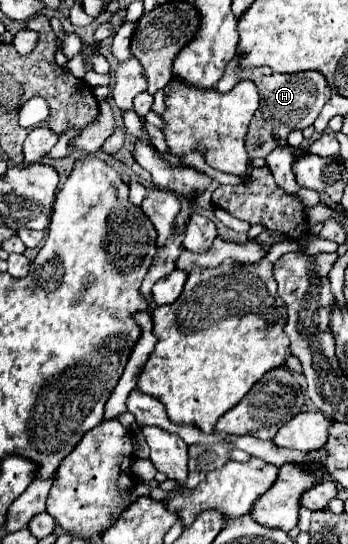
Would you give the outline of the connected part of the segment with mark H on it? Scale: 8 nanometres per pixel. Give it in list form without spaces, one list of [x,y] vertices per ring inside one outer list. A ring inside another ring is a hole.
[[[234,56],[226,64],[224,76],[216,84],[216,90],[230,90],[244,78],[252,80],[260,94],[260,108],[254,114],[254,120],[250,122],[248,134],[246,134],[246,150],[248,150],[250,158],[258,158],[258,156],[266,158],[274,148],[286,146],[286,136],[292,130],[304,130],[306,126],[310,126],[318,118],[326,100],[330,100],[330,96],[332,96],[332,90],[330,90],[326,78],[316,70],[298,72],[298,74],[278,74],[266,66],[244,68],[244,66],[240,66],[238,56]]]

